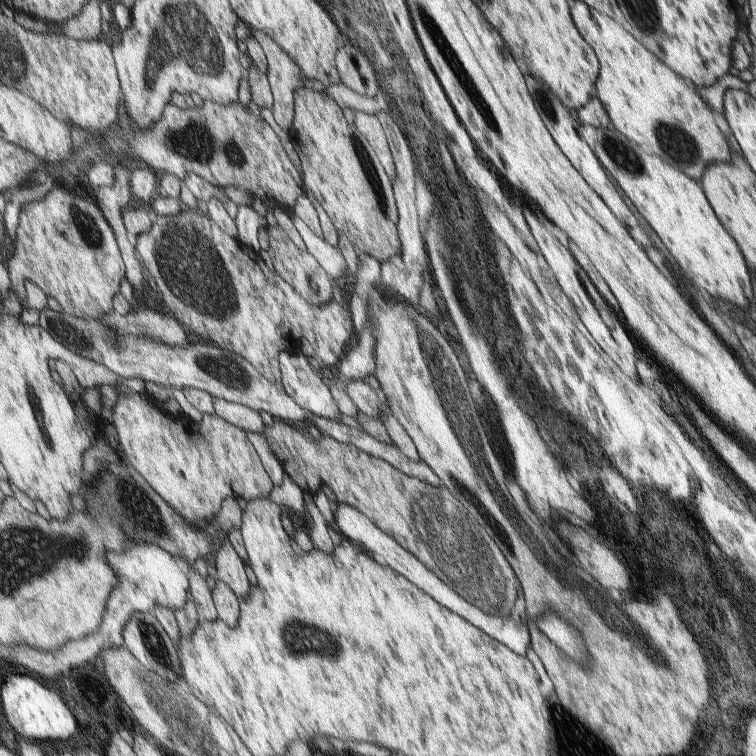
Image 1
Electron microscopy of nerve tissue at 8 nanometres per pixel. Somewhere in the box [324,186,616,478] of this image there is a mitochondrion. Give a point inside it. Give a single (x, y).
(444, 271)

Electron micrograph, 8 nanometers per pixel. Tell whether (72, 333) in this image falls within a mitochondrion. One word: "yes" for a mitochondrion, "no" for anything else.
yes

